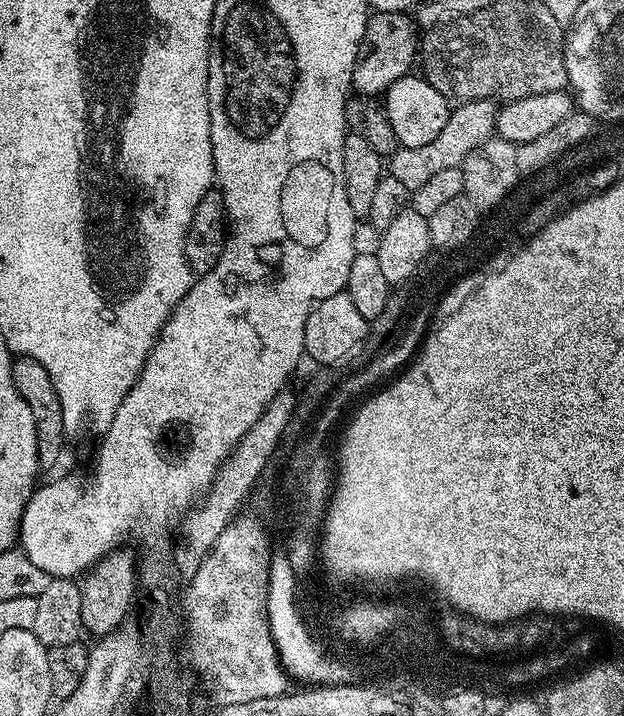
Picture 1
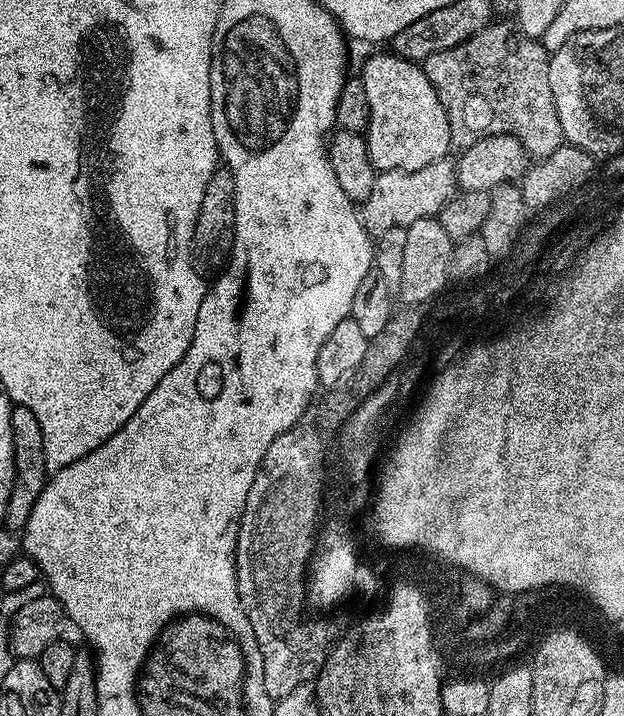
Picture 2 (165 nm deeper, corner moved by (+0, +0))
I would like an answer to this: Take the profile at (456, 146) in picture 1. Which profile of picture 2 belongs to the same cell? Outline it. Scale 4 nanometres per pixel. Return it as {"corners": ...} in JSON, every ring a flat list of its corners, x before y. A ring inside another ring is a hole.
{"corners":[[448,158,434,160,413,172,377,171,374,186,370,186,370,194,359,205,360,221,368,233,379,234,390,228,403,230,418,218,439,217,444,204,454,195,455,184,454,164,451,159,448,161]]}

